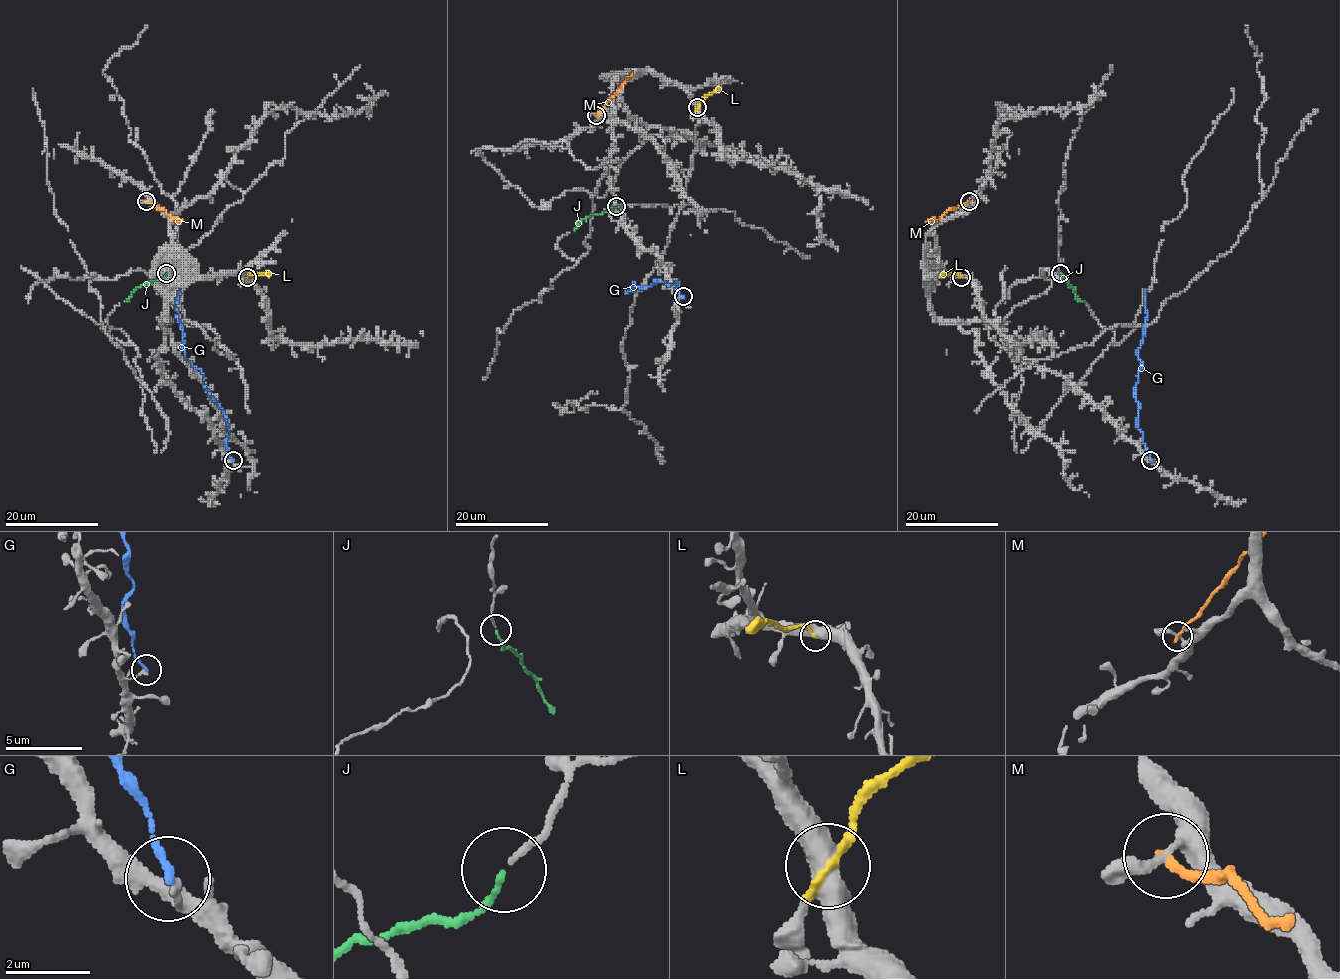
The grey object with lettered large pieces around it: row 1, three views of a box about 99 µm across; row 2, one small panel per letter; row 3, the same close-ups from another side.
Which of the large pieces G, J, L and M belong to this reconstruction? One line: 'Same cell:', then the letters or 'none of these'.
Same cell: J

